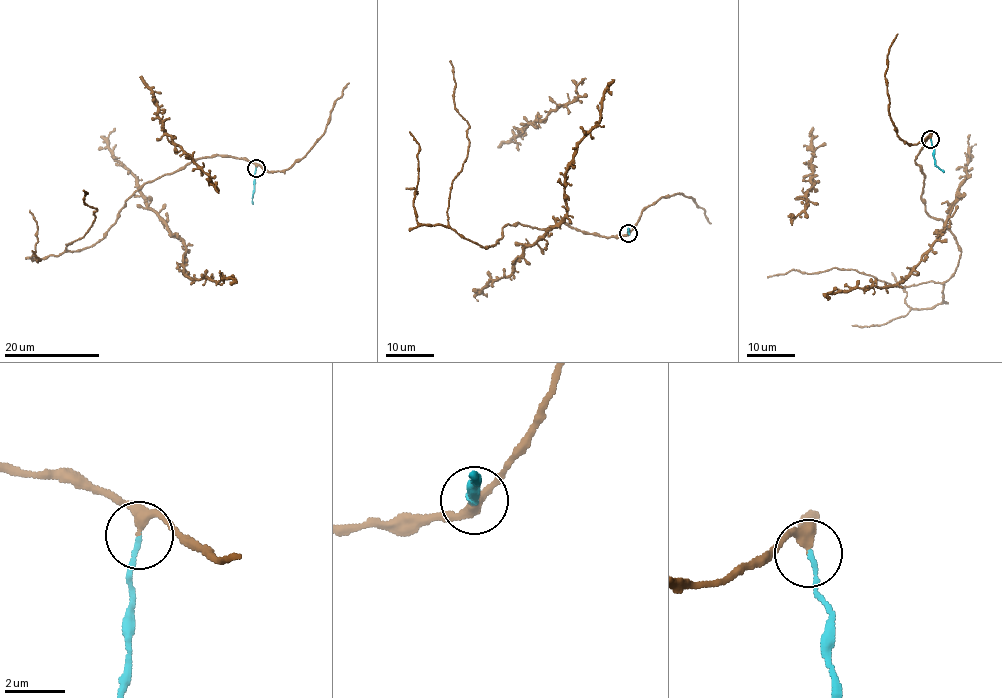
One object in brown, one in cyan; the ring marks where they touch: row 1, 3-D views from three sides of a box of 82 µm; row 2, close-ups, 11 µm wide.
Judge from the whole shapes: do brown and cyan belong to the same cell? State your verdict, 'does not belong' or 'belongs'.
belongs

